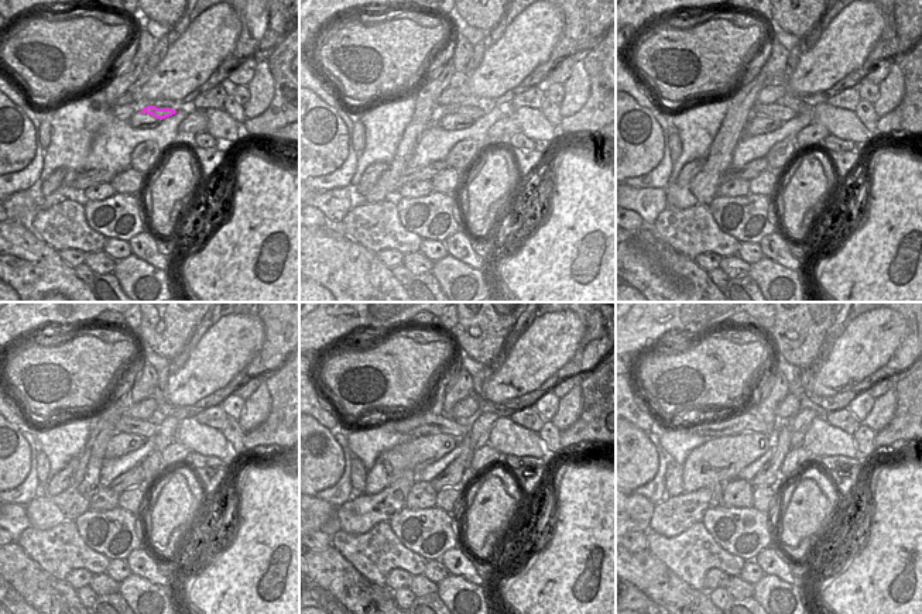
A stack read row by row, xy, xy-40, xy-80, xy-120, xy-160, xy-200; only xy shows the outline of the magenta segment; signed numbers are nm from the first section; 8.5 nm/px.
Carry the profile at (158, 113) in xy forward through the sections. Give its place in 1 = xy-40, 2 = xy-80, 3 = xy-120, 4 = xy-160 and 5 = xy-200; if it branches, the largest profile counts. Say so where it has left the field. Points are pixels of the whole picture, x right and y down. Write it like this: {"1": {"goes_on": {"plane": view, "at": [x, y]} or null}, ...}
{"1": {"goes_on": {"plane": "xy-40", "at": [470, 112]}}, "2": {"goes_on": {"plane": "xy-80", "at": [773, 110]}}, "3": {"goes_on": {"plane": "xy-120", "at": [144, 428]}}, "4": {"goes_on": {"plane": "xy-160", "at": [412, 426]}}, "5": {"goes_on": {"plane": "xy-200", "at": [746, 421]}}}

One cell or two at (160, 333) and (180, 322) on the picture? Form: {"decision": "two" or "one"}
{"decision": "one"}

